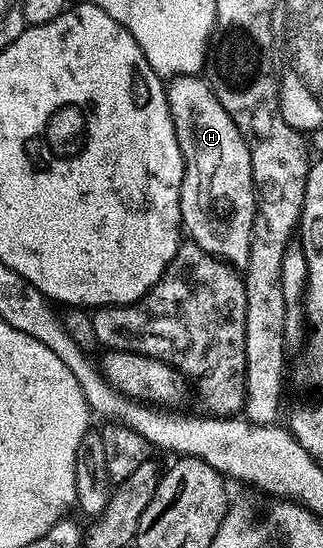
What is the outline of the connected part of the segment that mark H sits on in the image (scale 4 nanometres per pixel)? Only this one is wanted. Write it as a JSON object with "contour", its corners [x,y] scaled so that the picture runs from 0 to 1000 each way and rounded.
{"contour":[[[567,135],[520,151],[523,203],[554,255],[554,270],[573,294],[573,319],[560,338],[560,411],[570,425],[616,453],[663,464],[721,489],[752,489],[771,474],[771,454],[783,436],[783,405],[796,394],[796,350],[783,343],[777,277],[759,261],[746,235],[678,190],[666,168],[632,141]]]}

